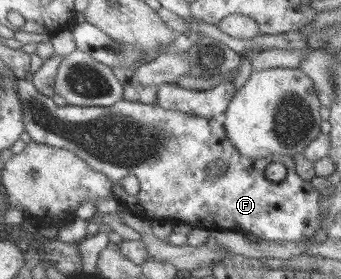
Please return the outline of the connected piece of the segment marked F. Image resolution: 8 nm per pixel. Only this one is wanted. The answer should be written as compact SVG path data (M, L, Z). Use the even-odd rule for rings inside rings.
M20 78L16 82L17 94L19 94L19 100L22 102L23 118L26 126L26 132L31 136L31 140L38 142L39 144L48 144L55 148L63 148L65 150L71 150L75 154L78 154L85 162L88 162L95 170L103 172L111 180L116 182L114 186L114 196L120 201L123 207L128 208L137 216L143 219L178 219L183 222L197 228L203 228L205 230L227 230L236 231L239 233L251 233L261 240L271 240L273 242L295 242L307 240L307 238L317 237L319 232L319 224L321 224L321 212L318 210L318 191L307 180L302 180L295 174L295 167L293 164L292 156L286 154L275 154L267 158L261 158L259 161L255 161L253 158L249 158L239 152L239 149L229 140L227 136L226 128L224 127L222 118L201 118L196 114L185 114L178 110L165 110L158 104L142 104L142 102L133 102L132 100L121 99L113 106L73 106L72 104L66 104L65 106L57 106L53 102L53 98L43 94L35 85L33 80L27 80L27 78ZM213 161L223 161L229 164L227 172L223 174L210 174L210 166L208 164ZM273 162L281 162L286 168L286 177L279 182L273 182L265 176L265 170L269 164ZM133 174L140 183L140 191L136 195L129 195L127 190L120 186L119 180L123 176L129 176Z

